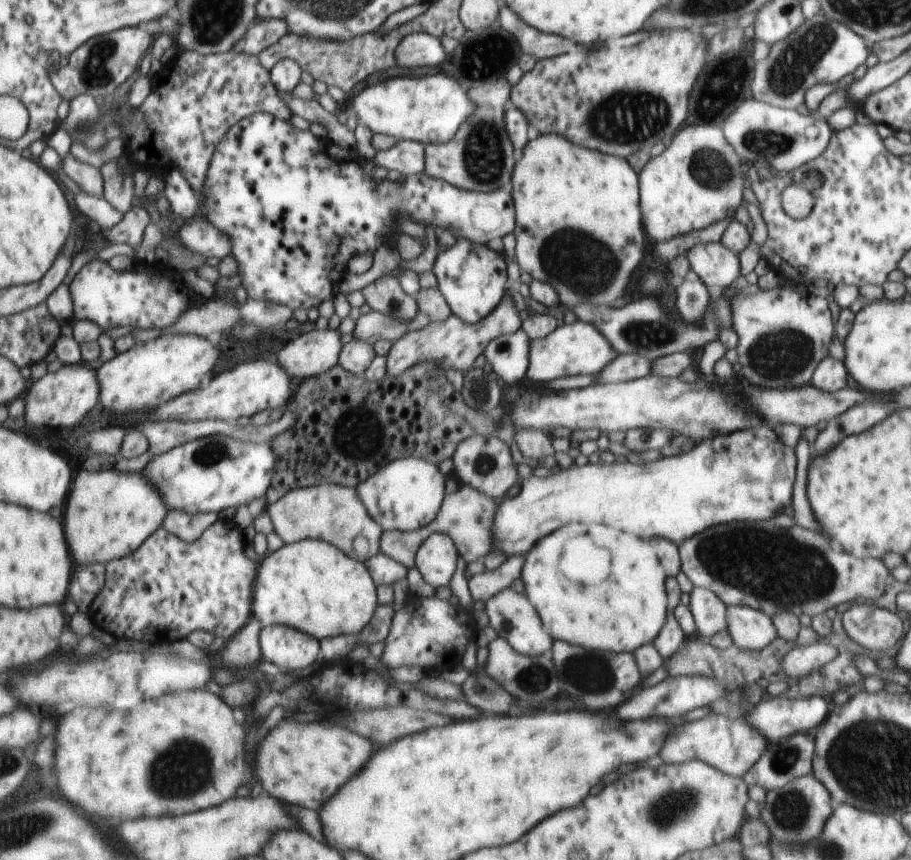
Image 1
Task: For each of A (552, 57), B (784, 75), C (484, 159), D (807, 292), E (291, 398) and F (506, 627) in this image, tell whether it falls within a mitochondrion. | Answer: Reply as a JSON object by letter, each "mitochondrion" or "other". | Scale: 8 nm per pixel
{"A":"other","B":"mitochondrion","C":"mitochondrion","D":"other","E":"other","F":"other"}

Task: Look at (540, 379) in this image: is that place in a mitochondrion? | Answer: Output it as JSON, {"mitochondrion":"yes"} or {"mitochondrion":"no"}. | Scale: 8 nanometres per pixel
{"mitochondrion":"no"}

